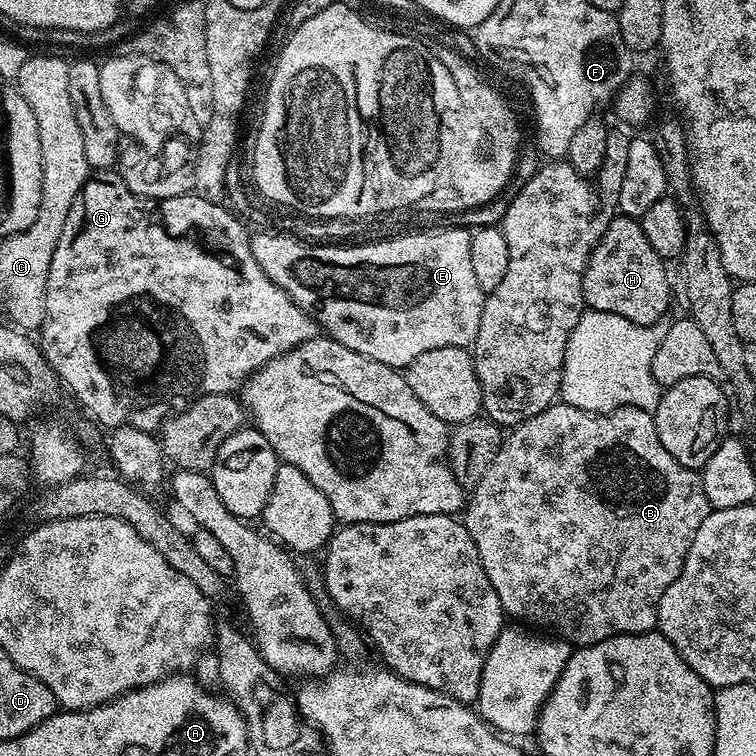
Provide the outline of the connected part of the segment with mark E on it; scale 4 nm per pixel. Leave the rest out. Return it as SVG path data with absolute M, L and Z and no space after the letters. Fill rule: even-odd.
M467 228L425 231L373 244L337 246L309 243L273 230L255 233L251 237L251 246L258 266L331 339L358 354L366 354L366 358L374 358L374 362L403 370L418 358L418 354L426 354L426 350L442 350L442 346L468 348L478 334L478 322L482 322L486 293L482 286L478 286L474 261L470 258L472 232Z

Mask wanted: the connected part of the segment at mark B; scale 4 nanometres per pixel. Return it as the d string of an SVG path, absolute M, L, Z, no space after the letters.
M557 402L542 410L542 414L534 414L534 418L515 425L509 432L512 433L509 436L507 433L501 439L498 454L494 454L494 462L490 462L486 474L482 474L482 482L478 482L462 512L462 522L470 538L474 538L474 546L486 570L486 578L490 578L490 586L494 586L505 613L511 619L512 616L516 619L513 621L523 622L525 625L537 624L540 627L537 629L540 630L553 628L557 632L553 633L561 641L572 646L597 644L611 636L625 636L631 632L653 631L657 627L656 615L662 602L662 594L666 594L666 590L670 590L670 582L680 576L680 565L690 550L690 542L694 534L698 534L698 526L706 522L710 511L700 472L695 468L682 466L682 462L678 462L678 458L674 458L674 454L670 454L670 450L662 446L655 415L641 408L587 412L578 410L578 406Z

